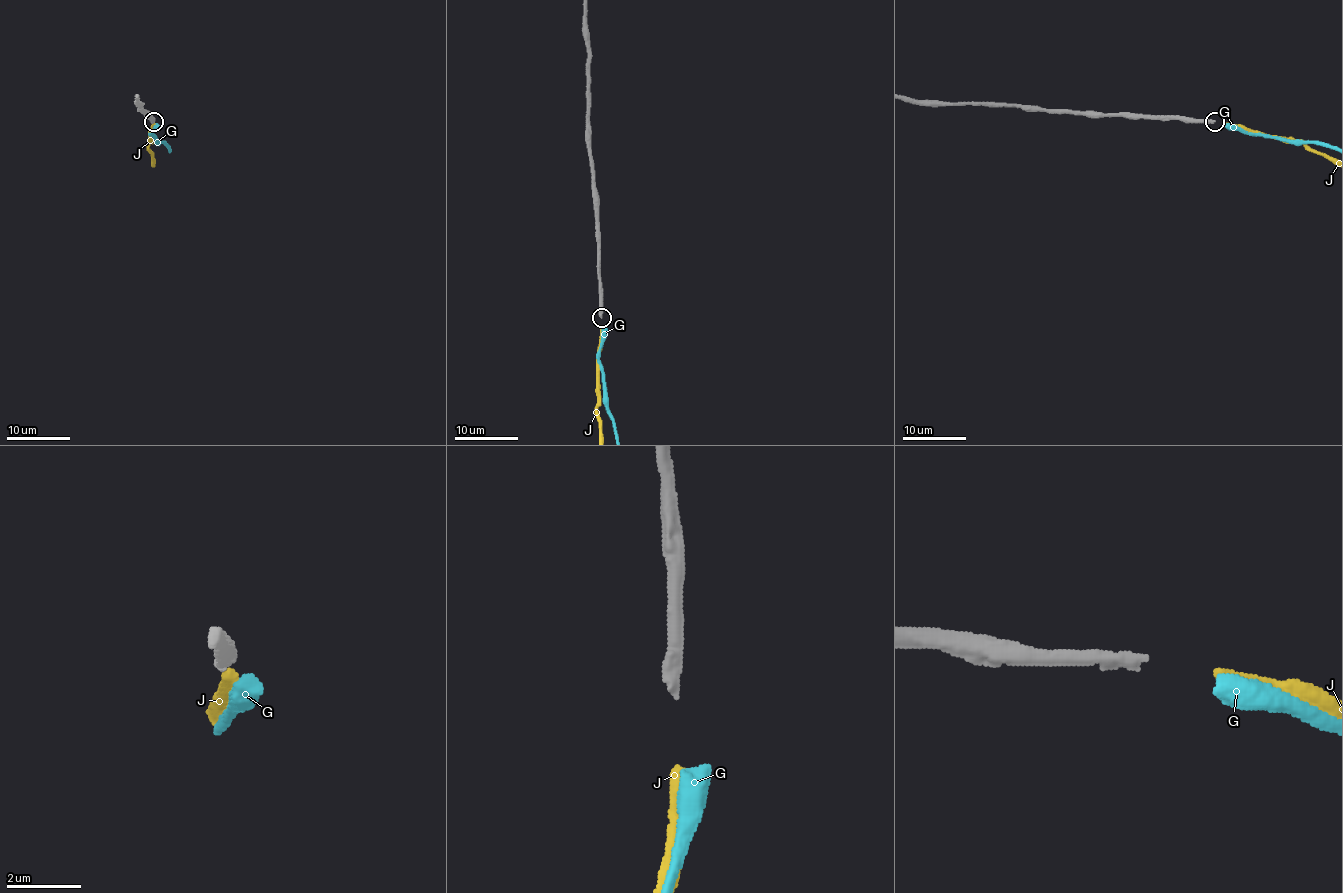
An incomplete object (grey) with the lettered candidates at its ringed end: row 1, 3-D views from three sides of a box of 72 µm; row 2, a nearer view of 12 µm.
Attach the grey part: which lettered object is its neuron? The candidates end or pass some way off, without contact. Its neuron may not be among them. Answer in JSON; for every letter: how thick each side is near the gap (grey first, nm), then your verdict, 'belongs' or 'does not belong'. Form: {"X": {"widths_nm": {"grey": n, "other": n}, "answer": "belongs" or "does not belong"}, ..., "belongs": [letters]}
{"G": {"widths_nm": {"grey": 320, "other": 600}, "answer": "does not belong"}, "J": {"widths_nm": {"grey": 320, "other": 340}, "answer": "belongs"}, "belongs": ["J"]}

